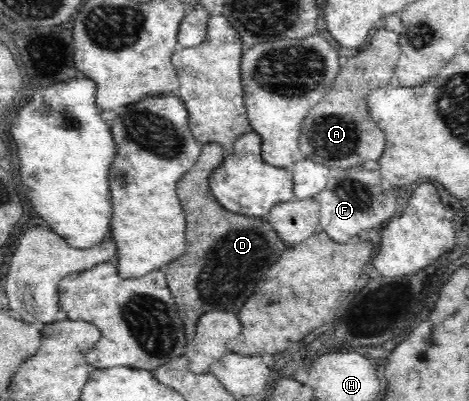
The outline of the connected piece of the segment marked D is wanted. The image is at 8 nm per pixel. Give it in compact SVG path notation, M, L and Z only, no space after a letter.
M209 142L201 145L199 157L194 166L178 182L177 195L182 203L186 216L186 250L179 259L174 259L164 268L165 277L177 306L177 313L183 320L185 336L188 341L195 338L200 312L208 310L224 310L236 314L244 300L254 292L256 284L262 280L262 276L268 272L268 268L278 260L278 256L284 252L284 242L278 238L276 231L260 218L246 217L240 214L228 212L220 205L209 188L209 180L212 171L224 160L223 148L217 142Z

